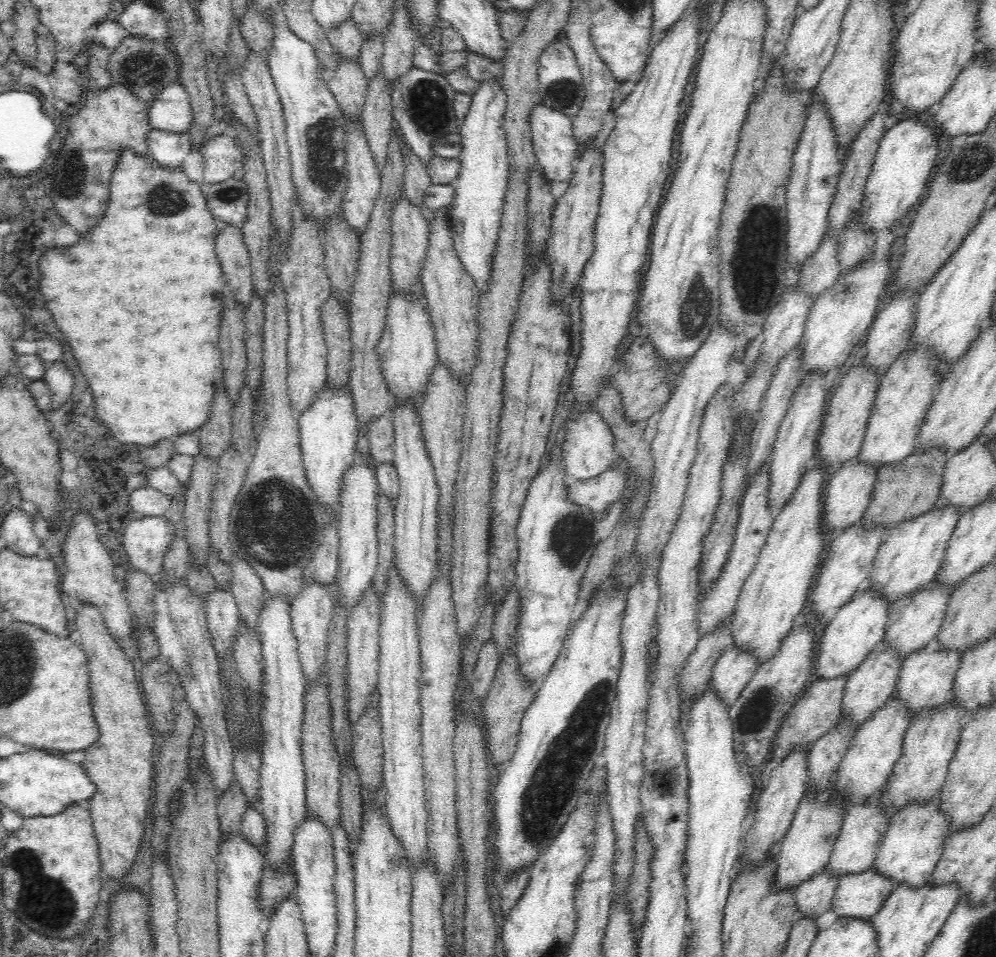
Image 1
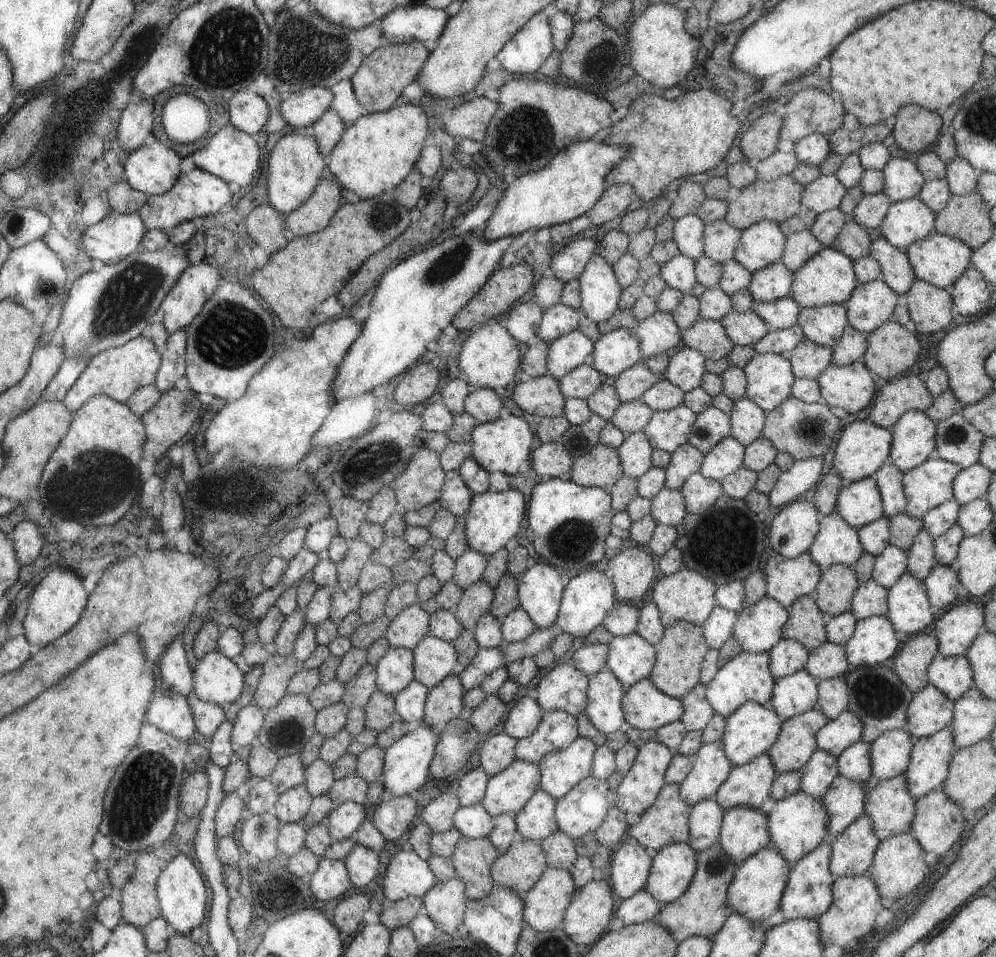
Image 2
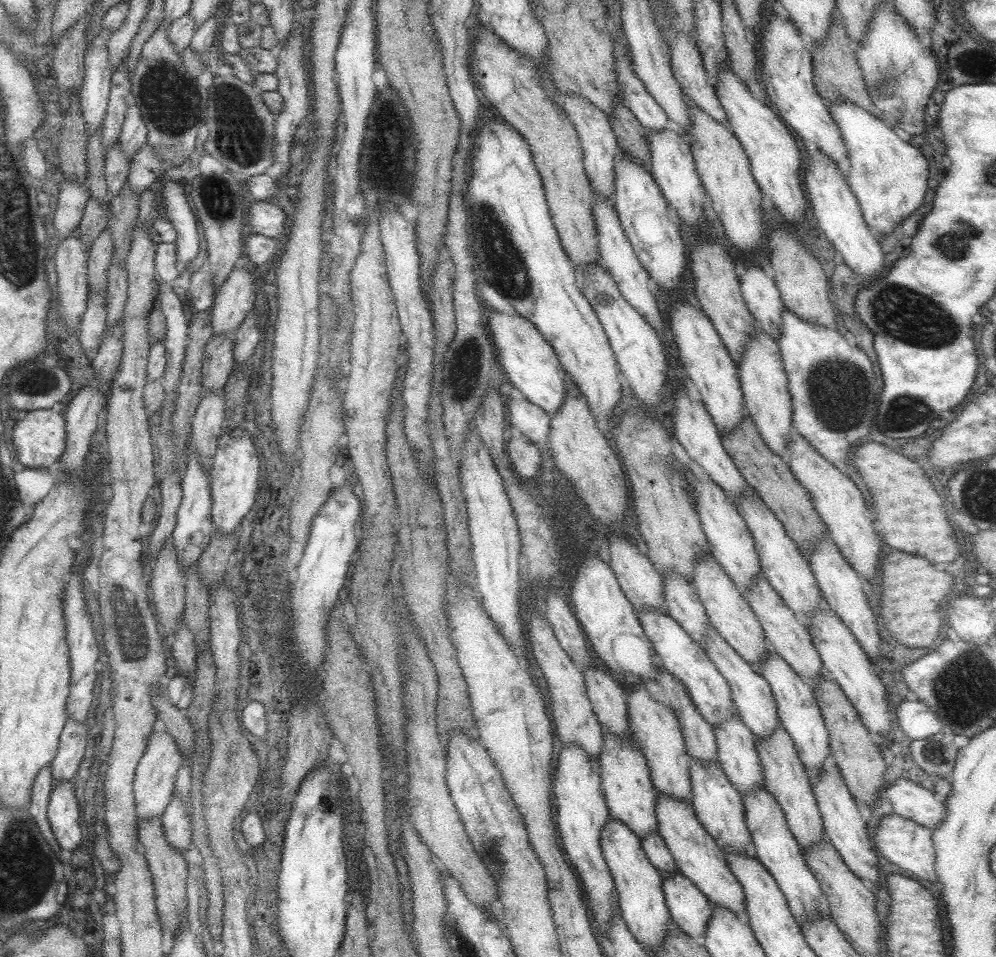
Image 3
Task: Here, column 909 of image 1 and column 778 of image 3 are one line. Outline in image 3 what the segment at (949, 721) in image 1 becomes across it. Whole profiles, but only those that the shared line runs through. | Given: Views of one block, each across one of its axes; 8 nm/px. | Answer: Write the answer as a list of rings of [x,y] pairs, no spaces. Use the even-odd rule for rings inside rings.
[[[777,726],[767,738],[755,738],[755,749],[759,755],[759,765],[761,765],[762,788],[765,788],[781,807],[787,828],[799,843],[800,848],[807,850],[813,844],[821,842],[823,827],[821,827],[821,817],[817,810],[817,801],[815,801],[811,782],[797,756],[791,737],[781,726]]]

